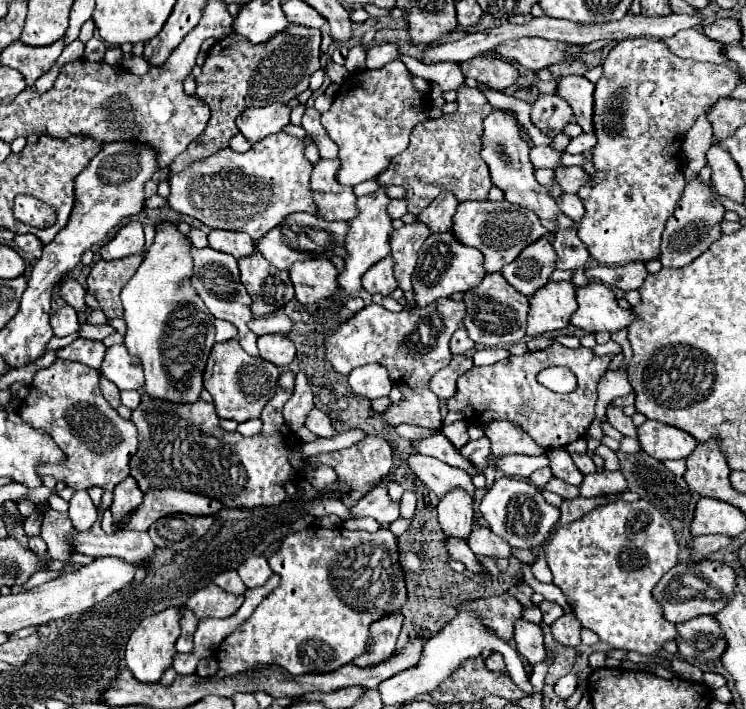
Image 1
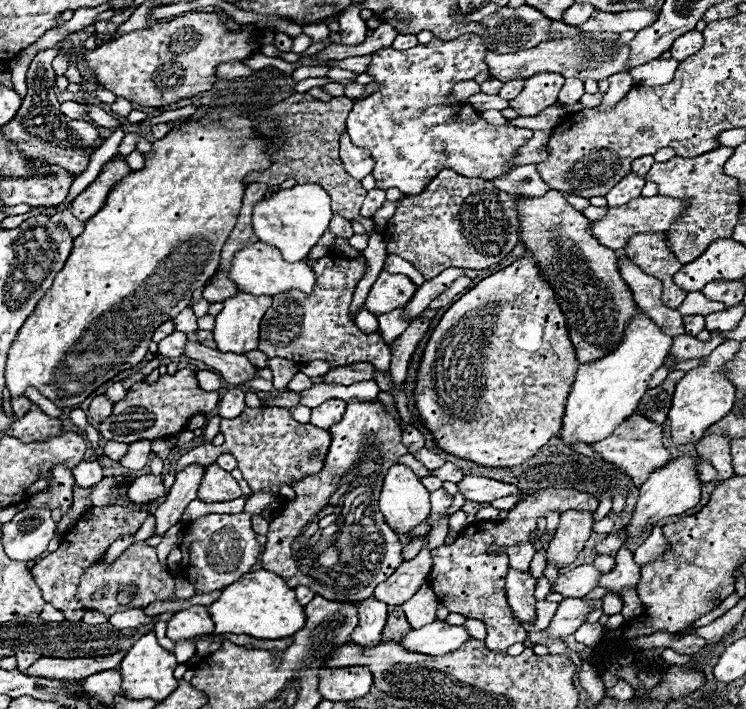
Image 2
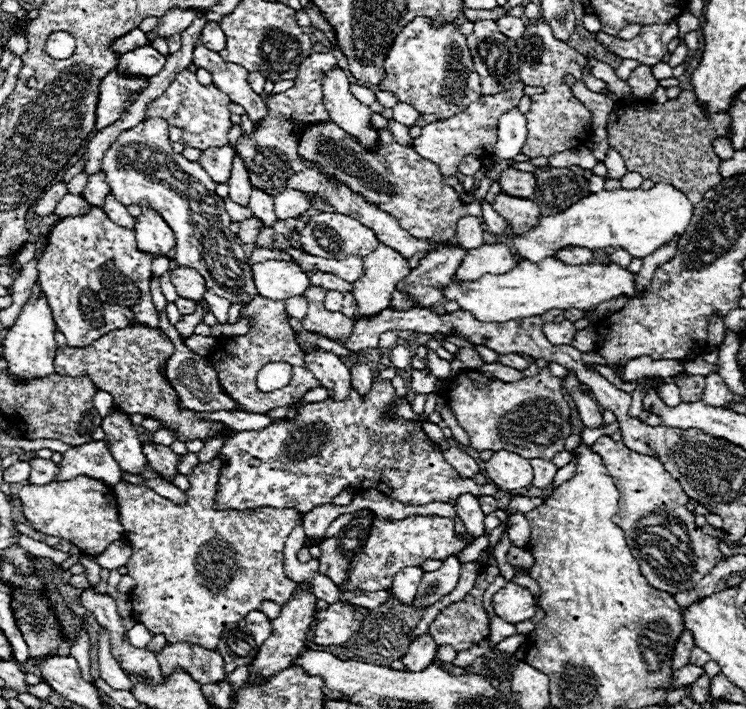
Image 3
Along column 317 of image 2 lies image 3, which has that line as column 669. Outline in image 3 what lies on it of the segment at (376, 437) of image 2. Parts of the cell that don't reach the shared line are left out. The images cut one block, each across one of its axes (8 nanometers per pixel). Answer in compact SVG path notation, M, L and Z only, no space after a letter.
M602 436L592 450L604 460L608 474L614 478L614 484L618 486L620 492L620 512L614 516L614 522L618 526L622 526L626 540L634 552L634 558L638 560L640 568L642 568L642 576L658 590L674 594L674 592L682 592L682 590L690 590L694 588L724 556L718 550L718 542L716 538L704 534L696 522L690 510L686 510L686 502L690 500L682 486L678 484L678 480L674 480L664 466L660 464L658 458L654 456L646 456L646 454L638 454L628 450L622 442L614 442L610 436Z

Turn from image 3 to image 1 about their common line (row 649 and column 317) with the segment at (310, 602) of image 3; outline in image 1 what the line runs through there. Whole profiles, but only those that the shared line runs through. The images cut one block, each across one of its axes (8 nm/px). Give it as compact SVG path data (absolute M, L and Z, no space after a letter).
M330 260L298 262L290 270L296 300L304 306L318 304L338 292L338 270Z

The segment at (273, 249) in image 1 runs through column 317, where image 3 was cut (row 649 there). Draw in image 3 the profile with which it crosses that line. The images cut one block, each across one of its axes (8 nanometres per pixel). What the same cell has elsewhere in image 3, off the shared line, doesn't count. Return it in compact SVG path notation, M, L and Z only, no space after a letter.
M250 612L242 622L230 626L230 630L224 630L216 650L222 654L226 674L234 672L238 666L248 666L270 632L272 624L262 612Z

